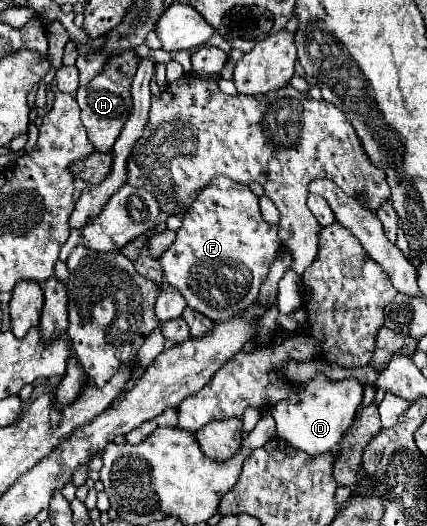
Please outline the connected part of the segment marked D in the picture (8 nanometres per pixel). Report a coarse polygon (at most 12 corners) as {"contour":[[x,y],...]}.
{"contour":[[357,379],[305,383],[271,413],[283,441],[317,457],[355,421]]}

